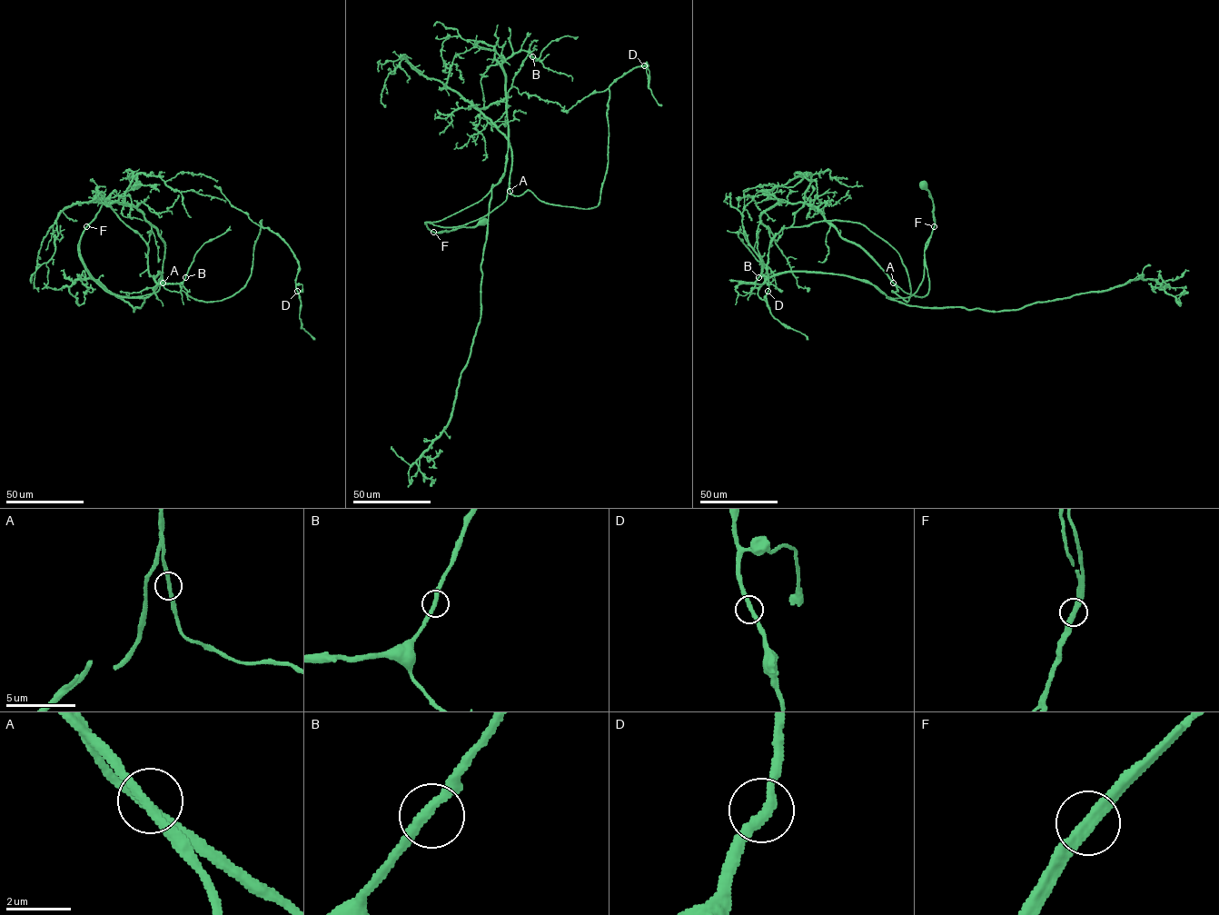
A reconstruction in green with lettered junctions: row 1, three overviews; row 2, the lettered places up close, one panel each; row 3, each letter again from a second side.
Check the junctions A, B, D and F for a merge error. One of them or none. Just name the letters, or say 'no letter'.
F

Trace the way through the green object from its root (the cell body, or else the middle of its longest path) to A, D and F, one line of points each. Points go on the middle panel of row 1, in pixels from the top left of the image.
A: (483, 221), (439, 233), (426, 226), (429, 223), (459, 226), (480, 218), (510, 191)
D: (483, 221), (426, 226), (480, 218), (509, 188), (597, 206), (609, 86), (644, 65)
F: (483, 221), (475, 226), (434, 232)

